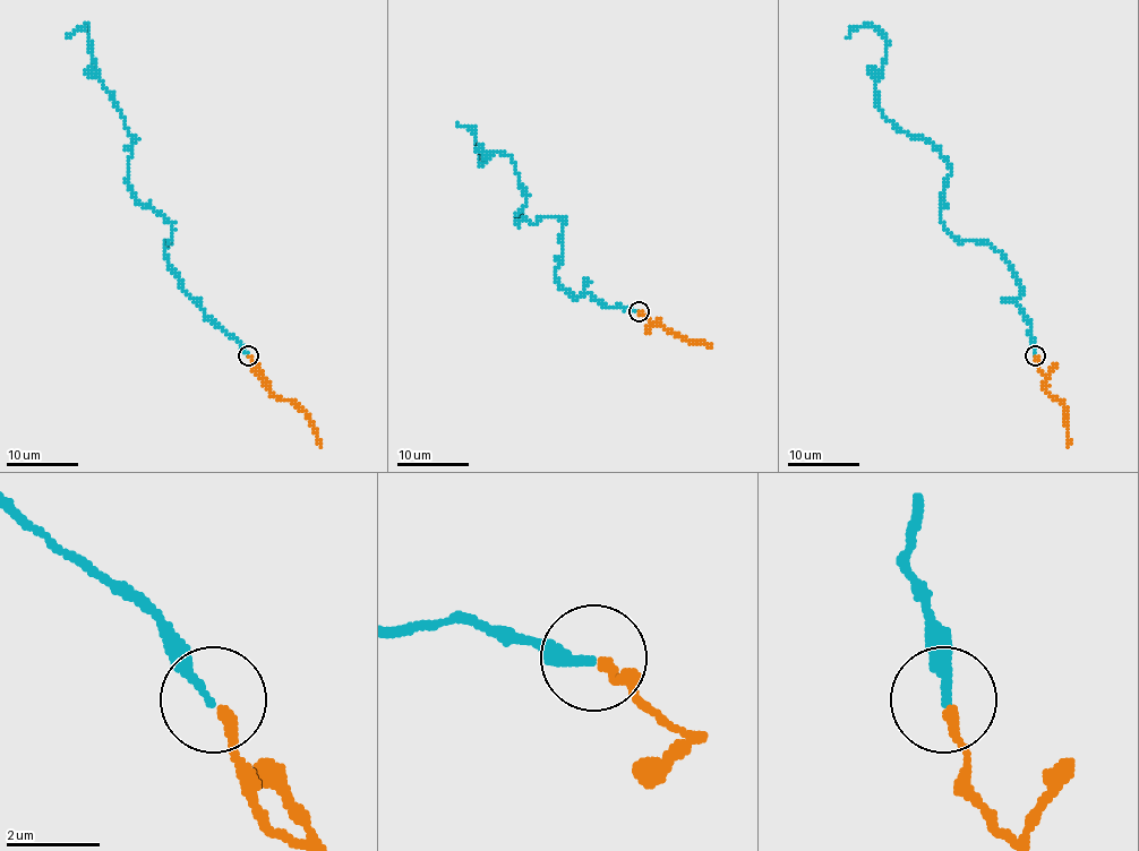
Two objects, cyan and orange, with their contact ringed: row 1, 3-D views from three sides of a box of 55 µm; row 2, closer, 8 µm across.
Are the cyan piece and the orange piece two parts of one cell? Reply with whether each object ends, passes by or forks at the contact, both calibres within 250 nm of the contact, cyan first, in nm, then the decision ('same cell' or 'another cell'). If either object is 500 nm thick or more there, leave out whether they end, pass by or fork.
cyan ends; orange ends; calibres 200 and 220 nm; same cell

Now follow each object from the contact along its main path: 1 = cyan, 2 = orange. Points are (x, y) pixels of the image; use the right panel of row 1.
1: (1036, 355), (1007, 259), (945, 226), (950, 165), (878, 105), (887, 41), (859, 26), (847, 39)
2: (1036, 355), (1039, 370), (1046, 377), (1046, 392), (1067, 412), (1068, 446)

